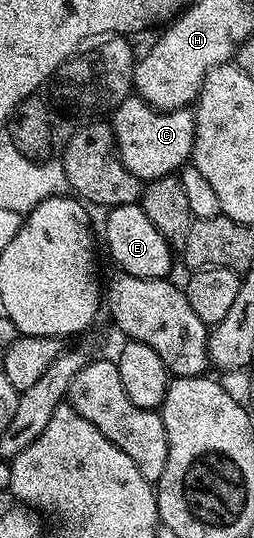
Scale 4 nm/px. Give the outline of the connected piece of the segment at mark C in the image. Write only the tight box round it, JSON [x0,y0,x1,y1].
[111,96,195,183]

